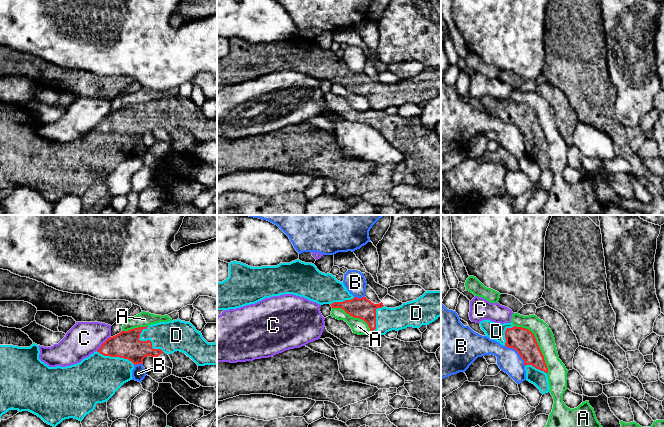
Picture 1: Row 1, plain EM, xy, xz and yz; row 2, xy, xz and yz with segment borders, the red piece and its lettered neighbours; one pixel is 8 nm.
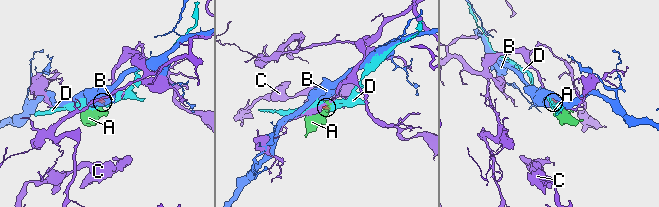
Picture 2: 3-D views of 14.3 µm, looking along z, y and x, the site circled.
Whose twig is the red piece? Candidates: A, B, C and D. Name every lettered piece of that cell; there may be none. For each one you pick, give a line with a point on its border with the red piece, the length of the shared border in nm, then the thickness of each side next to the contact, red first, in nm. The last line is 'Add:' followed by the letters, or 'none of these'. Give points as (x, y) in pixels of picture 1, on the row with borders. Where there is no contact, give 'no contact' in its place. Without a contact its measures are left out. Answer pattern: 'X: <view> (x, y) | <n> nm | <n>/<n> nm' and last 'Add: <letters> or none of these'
D: xy (148, 340) | 260 nm | 220/240 nm
Add: D

